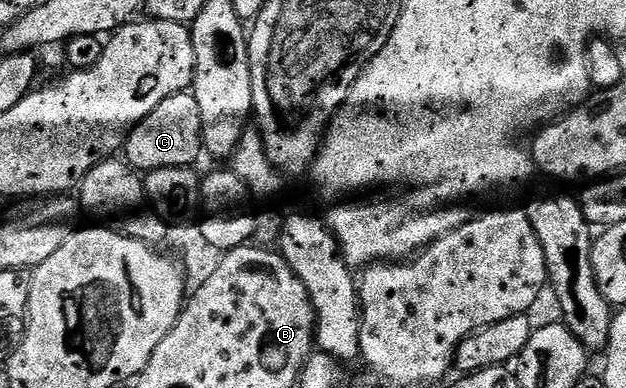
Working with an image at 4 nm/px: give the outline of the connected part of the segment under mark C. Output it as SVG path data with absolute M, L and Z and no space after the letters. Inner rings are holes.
M191 93L166 97L147 115L142 122L127 132L124 155L129 167L140 173L147 173L162 167L192 167L195 159L202 155L202 117L198 101Z

